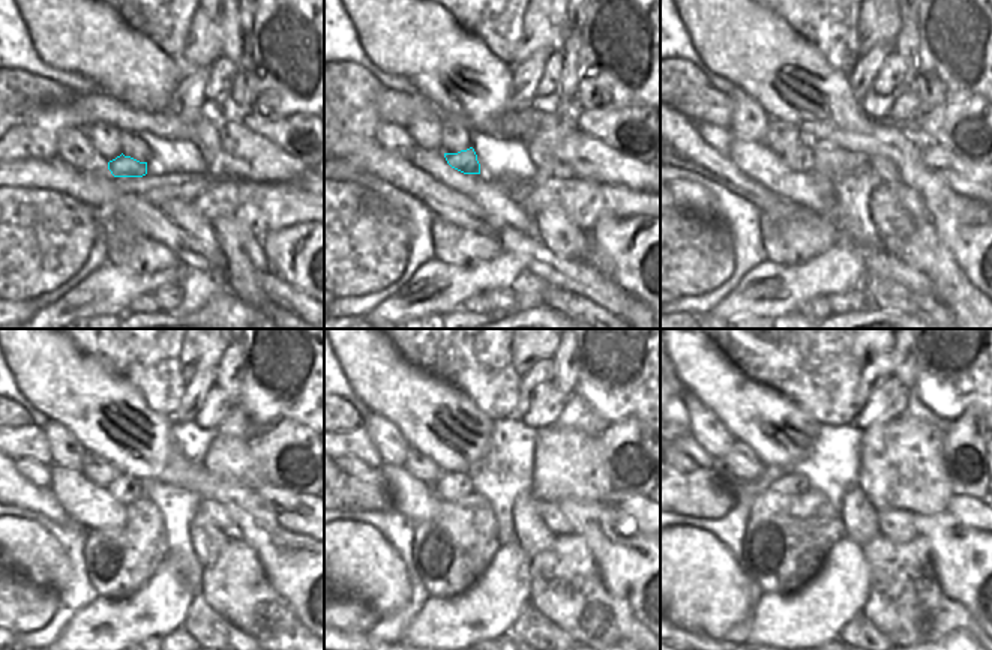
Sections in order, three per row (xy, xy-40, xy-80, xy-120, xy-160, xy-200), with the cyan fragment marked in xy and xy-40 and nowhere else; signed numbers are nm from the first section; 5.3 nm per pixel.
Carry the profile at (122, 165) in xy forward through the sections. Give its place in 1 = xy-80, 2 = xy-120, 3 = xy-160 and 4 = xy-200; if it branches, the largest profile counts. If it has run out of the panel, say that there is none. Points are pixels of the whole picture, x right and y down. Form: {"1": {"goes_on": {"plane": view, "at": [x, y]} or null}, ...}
{"1": {"goes_on": {"plane": "xy-80", "at": [800, 158]}}, "2": {"goes_on": {"plane": "xy-120", "at": [125, 490]}}, "3": {"goes_on": {"plane": "xy-160", "at": [450, 485]}}, "4": {"goes_on": {"plane": "xy-200", "at": [787, 484]}}}

